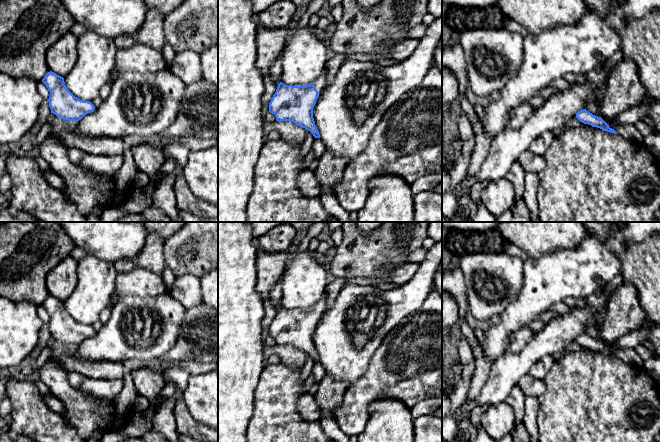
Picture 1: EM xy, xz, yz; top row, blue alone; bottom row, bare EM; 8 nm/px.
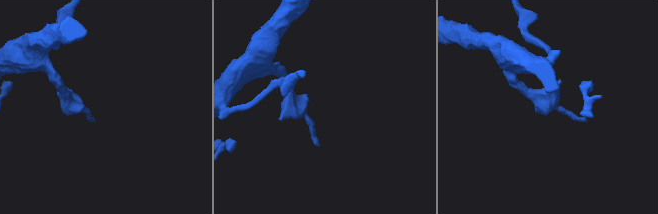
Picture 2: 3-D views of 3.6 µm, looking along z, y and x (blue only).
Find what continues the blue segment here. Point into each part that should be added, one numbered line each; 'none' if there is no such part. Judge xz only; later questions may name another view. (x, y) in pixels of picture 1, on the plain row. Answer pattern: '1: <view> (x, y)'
1: xz (320, 307)

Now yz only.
none

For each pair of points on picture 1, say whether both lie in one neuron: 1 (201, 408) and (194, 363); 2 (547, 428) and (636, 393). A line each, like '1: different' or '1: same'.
1: different
2: same

